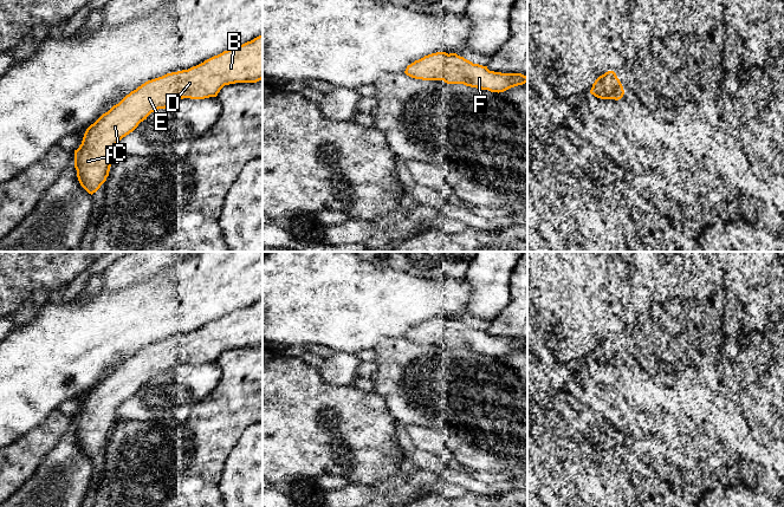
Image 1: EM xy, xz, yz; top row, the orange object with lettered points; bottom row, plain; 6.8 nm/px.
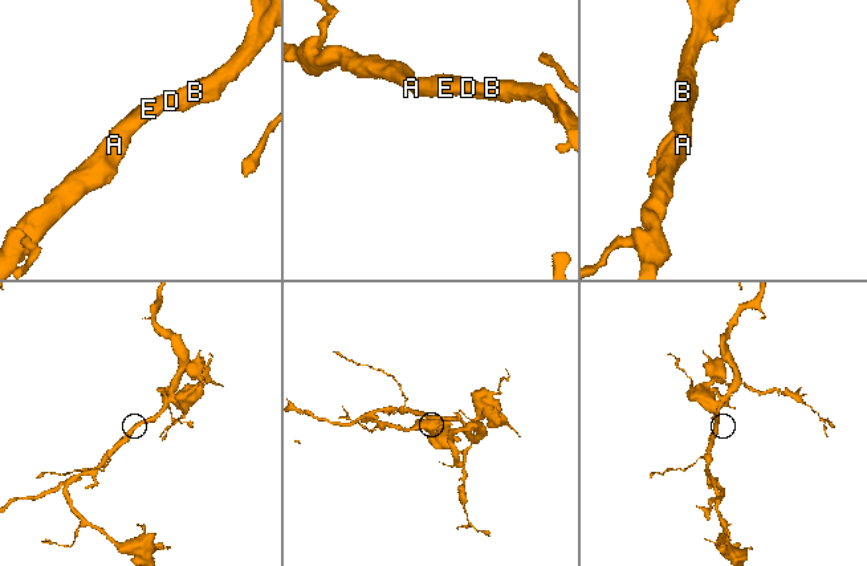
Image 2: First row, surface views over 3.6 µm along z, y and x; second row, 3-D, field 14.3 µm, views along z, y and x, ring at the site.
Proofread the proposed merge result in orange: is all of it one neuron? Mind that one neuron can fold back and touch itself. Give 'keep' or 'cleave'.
keep

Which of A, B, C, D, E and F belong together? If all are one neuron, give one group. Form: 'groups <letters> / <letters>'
groups A B C D E F

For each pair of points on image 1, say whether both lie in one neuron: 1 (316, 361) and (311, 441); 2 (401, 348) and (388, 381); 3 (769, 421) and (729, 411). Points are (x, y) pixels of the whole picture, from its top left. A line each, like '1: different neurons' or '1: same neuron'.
1: different neurons
2: same neuron
3: different neurons

